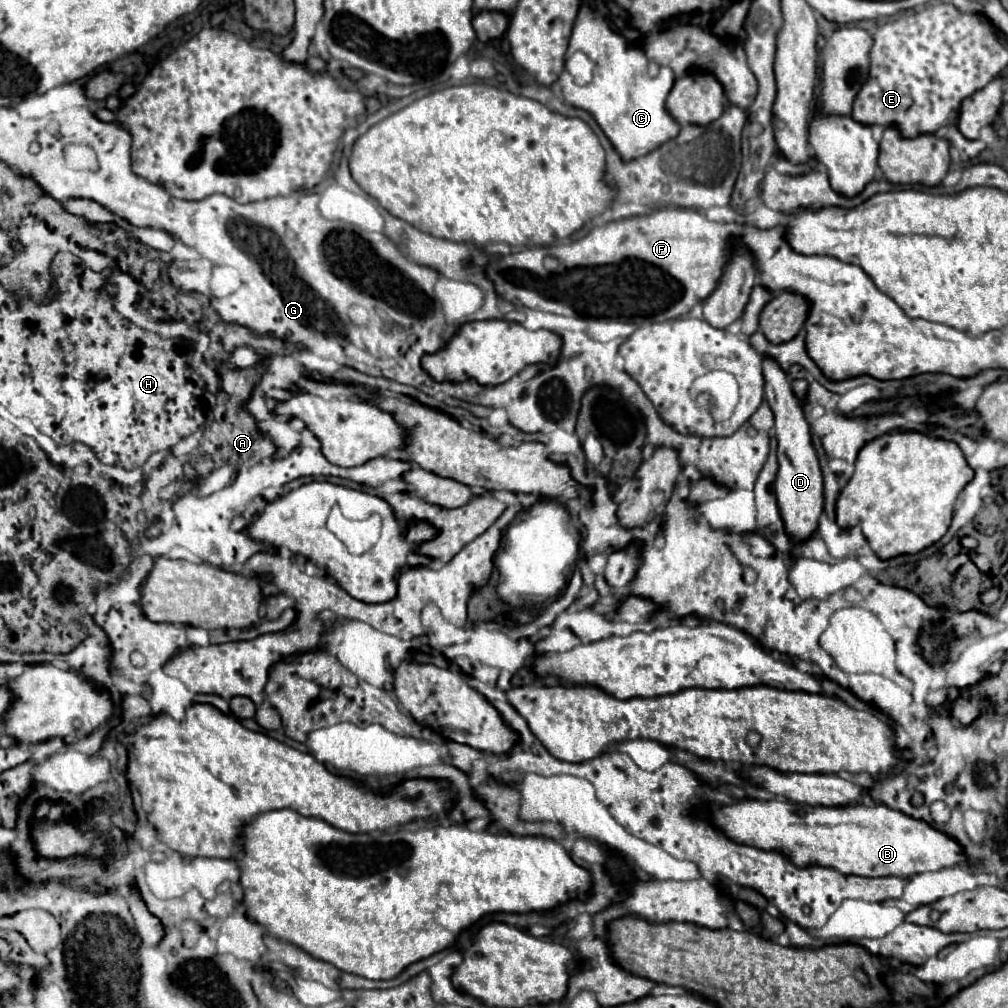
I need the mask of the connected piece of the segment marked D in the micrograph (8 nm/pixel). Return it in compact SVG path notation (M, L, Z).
M762 355L764 379L766 379L766 401L776 417L776 439L778 439L778 477L774 483L774 493L778 499L778 507L782 511L782 521L786 533L792 539L806 539L818 527L818 517L824 509L824 485L822 485L822 469L818 463L818 455L812 447L810 423L806 421L800 399L794 395L790 387L788 375L782 367L768 355Z

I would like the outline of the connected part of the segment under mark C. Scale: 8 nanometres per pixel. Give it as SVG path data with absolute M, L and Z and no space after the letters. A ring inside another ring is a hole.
M586 1L582 3L572 29L568 53L582 51L594 63L594 77L588 85L576 85L568 73L560 77L564 101L594 115L604 135L614 143L622 159L634 159L654 151L680 131L678 121L666 109L666 97L674 85L674 71L660 67L658 75L648 73L650 59L638 47L632 47L620 33L612 31L608 19L600 17Z

